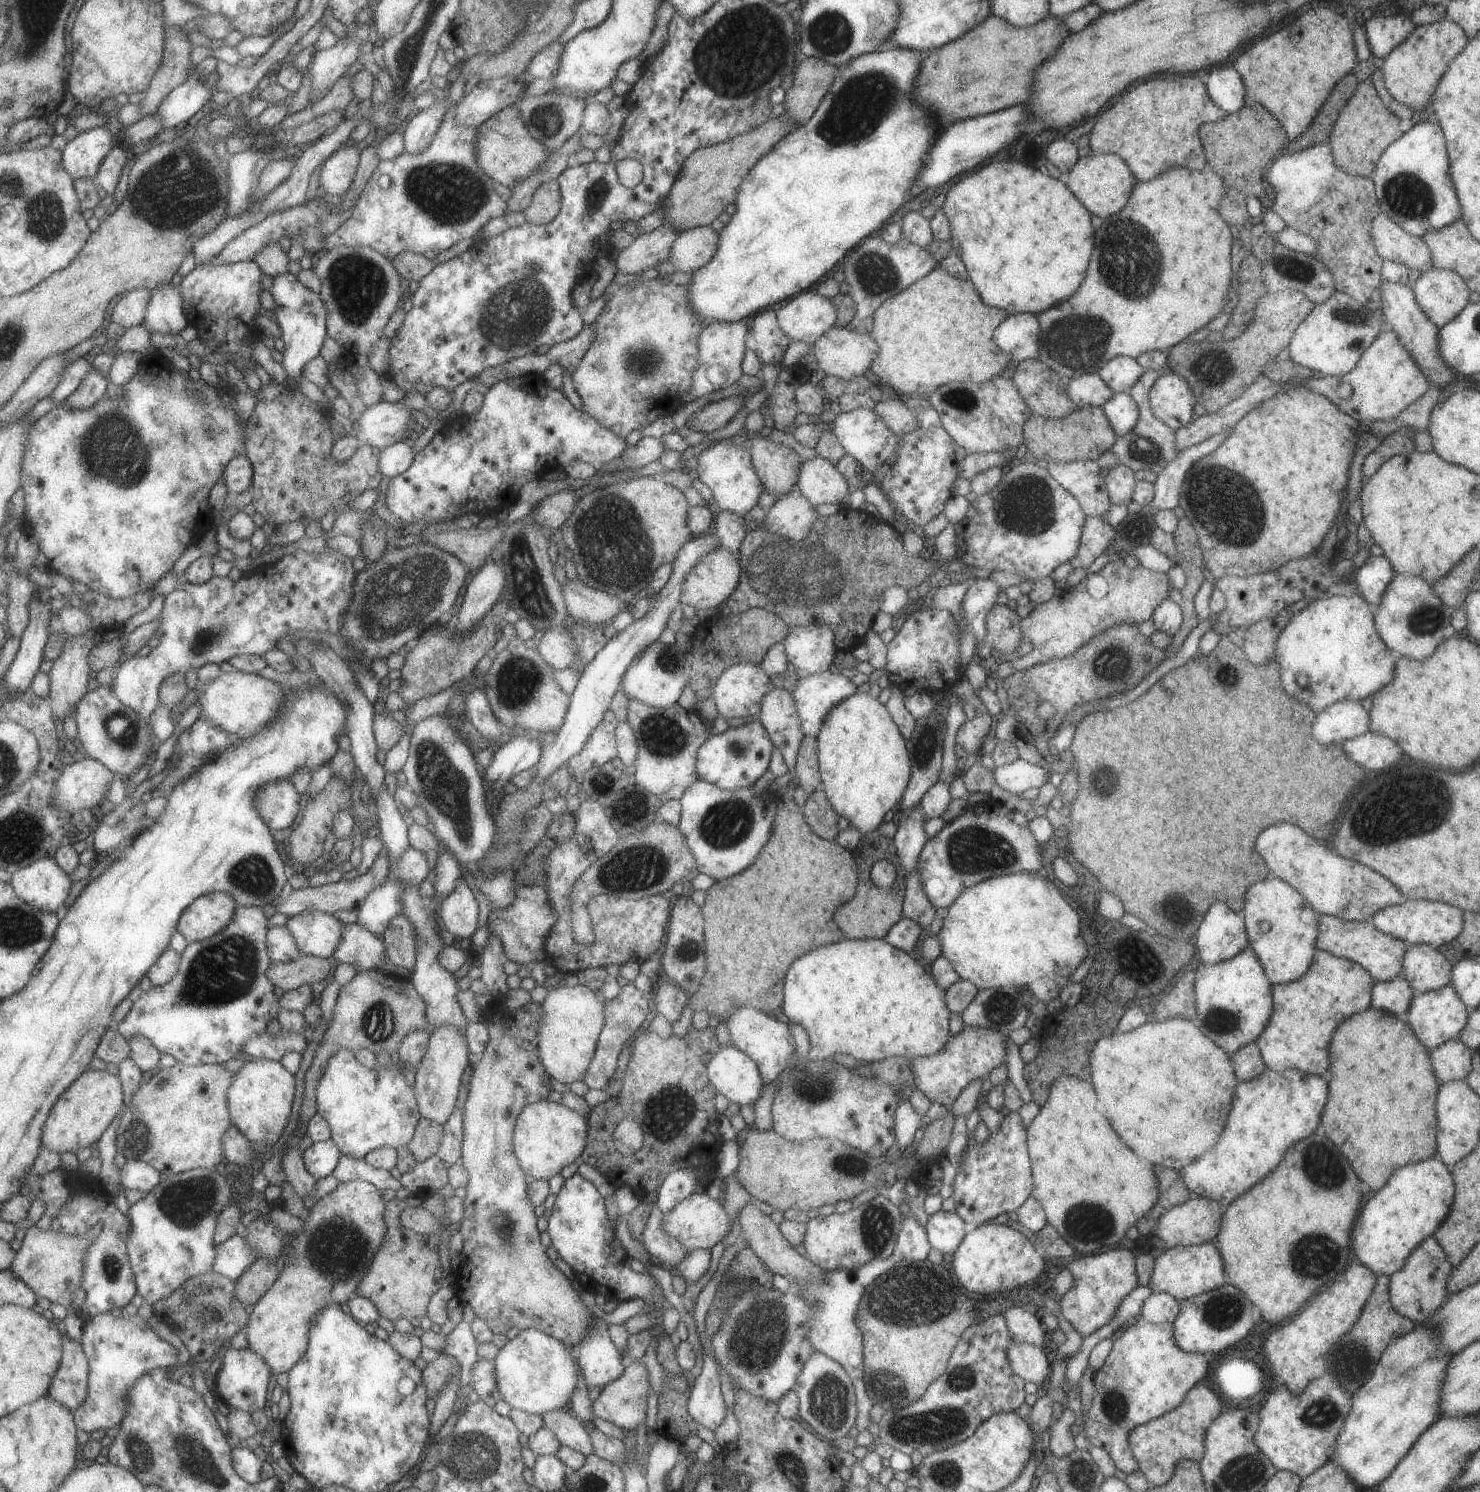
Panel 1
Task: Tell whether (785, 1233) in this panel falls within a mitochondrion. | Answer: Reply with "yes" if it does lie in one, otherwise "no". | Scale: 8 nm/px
no

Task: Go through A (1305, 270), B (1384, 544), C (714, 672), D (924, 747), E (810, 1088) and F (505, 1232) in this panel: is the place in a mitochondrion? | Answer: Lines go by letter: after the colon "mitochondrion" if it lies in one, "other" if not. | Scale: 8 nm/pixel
A: mitochondrion
B: other
C: other
D: mitochondrion
E: mitochondrion
F: mitochondrion

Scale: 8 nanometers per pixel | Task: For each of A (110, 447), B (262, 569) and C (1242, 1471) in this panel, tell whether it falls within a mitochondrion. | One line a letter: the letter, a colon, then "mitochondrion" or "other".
A: mitochondrion
B: other
C: mitochondrion

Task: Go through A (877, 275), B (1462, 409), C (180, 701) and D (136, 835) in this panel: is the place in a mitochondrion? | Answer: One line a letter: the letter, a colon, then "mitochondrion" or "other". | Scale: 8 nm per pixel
A: mitochondrion
B: other
C: other
D: other

